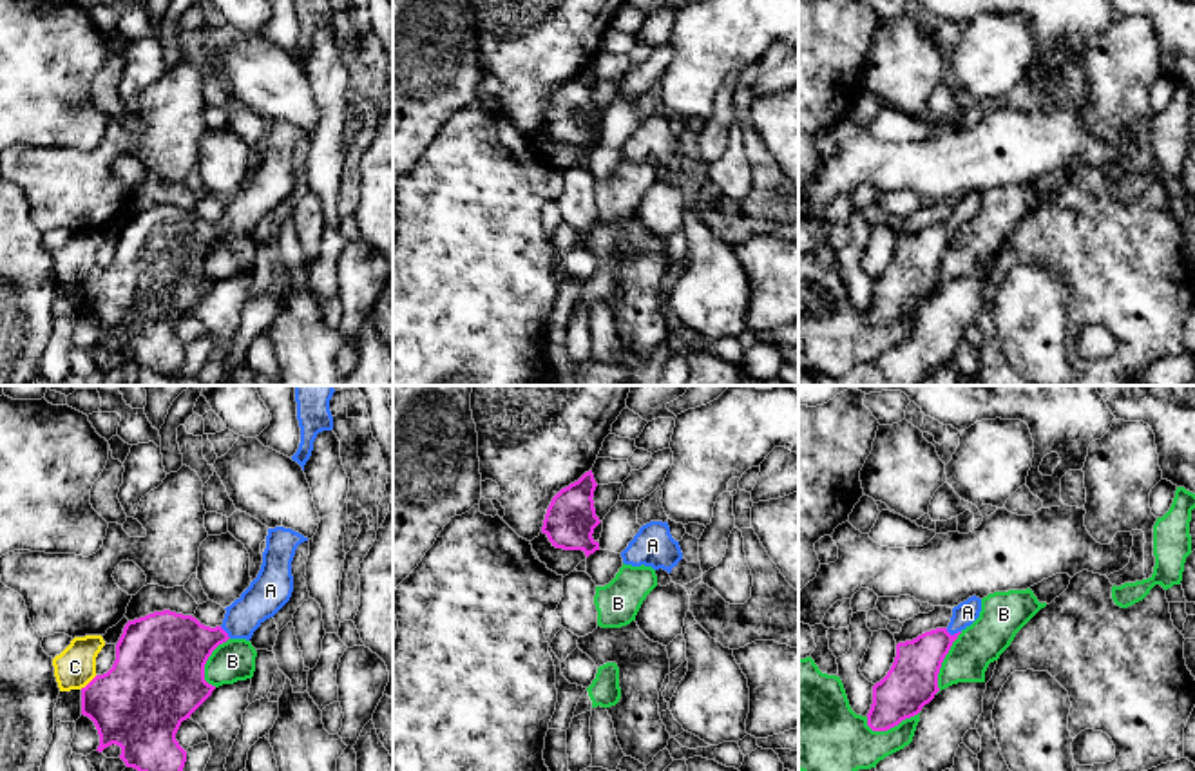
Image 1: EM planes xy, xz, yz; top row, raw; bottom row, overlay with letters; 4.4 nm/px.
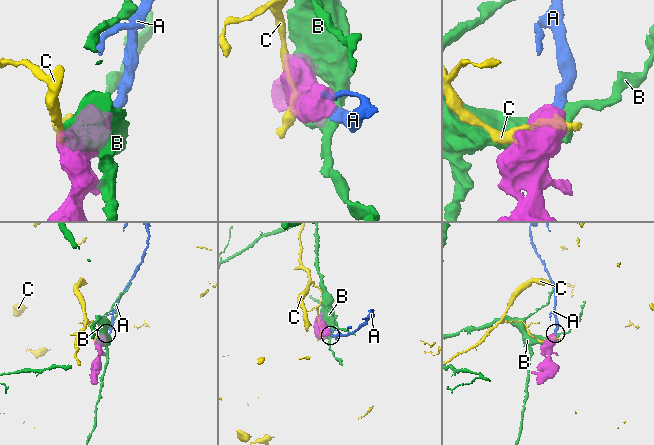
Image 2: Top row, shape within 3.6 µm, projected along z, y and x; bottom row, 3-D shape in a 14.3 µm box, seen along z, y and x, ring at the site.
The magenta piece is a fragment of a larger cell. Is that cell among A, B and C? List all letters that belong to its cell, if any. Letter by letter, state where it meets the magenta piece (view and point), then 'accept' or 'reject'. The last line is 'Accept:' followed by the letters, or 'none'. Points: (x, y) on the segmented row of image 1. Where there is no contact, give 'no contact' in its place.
A: meets magenta in yz at (955, 634); accept
B: meets magenta in yz at (942, 661); reject
C: meets magenta in xy at (89, 683); reject
Accept: A

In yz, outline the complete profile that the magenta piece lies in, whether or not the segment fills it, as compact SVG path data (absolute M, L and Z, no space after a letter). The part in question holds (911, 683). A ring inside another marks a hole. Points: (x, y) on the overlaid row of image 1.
M972 595L952 608L947 628L936 628L896 644L891 670L873 686L873 704L867 713L867 726L873 731L898 726L934 699L940 691L938 673L945 655L958 635L980 617L980 612L981 599Z

